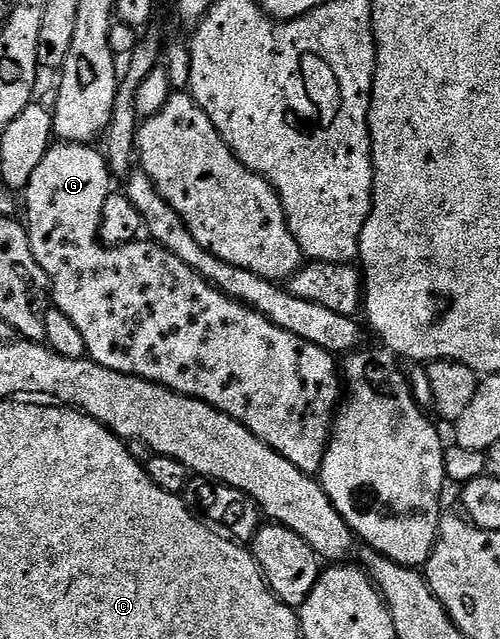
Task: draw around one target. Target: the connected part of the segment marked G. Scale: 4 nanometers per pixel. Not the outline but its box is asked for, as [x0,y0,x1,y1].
[24,142,340,474]

